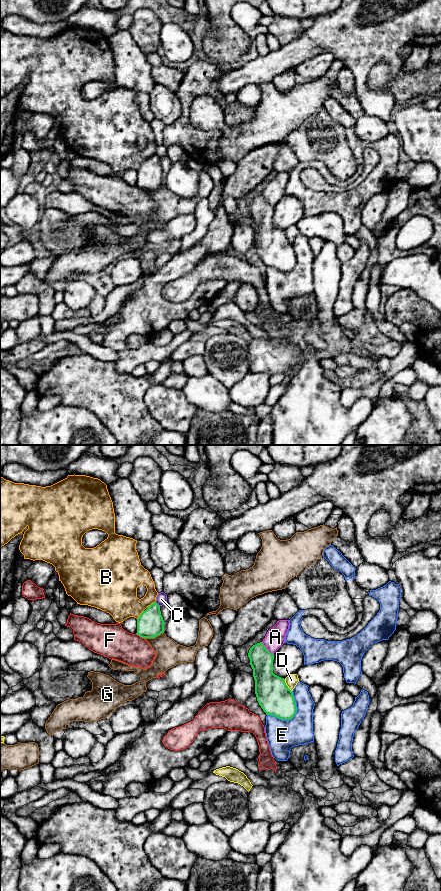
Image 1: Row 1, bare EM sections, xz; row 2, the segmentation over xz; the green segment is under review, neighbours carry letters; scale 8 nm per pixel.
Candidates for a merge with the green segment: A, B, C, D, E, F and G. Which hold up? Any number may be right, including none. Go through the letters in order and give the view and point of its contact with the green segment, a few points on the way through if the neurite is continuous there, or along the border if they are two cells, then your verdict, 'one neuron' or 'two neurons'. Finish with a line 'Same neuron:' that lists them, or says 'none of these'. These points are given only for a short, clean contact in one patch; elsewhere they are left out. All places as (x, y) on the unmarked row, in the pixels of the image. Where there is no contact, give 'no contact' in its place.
A: xz (266, 201) | two neurons
B: xz (151, 156) | two neurons
C: xz (157, 156) | two neurons
D: xz (286, 237) | two neurons
E: xz (292, 269) | along xz (293, 244), (296, 265), (291, 270), (279, 271), (267, 267) | two neurons
F: xz (140, 188) | two neurons
G: xz (153, 189) | two neurons
Same neuron: none of these

